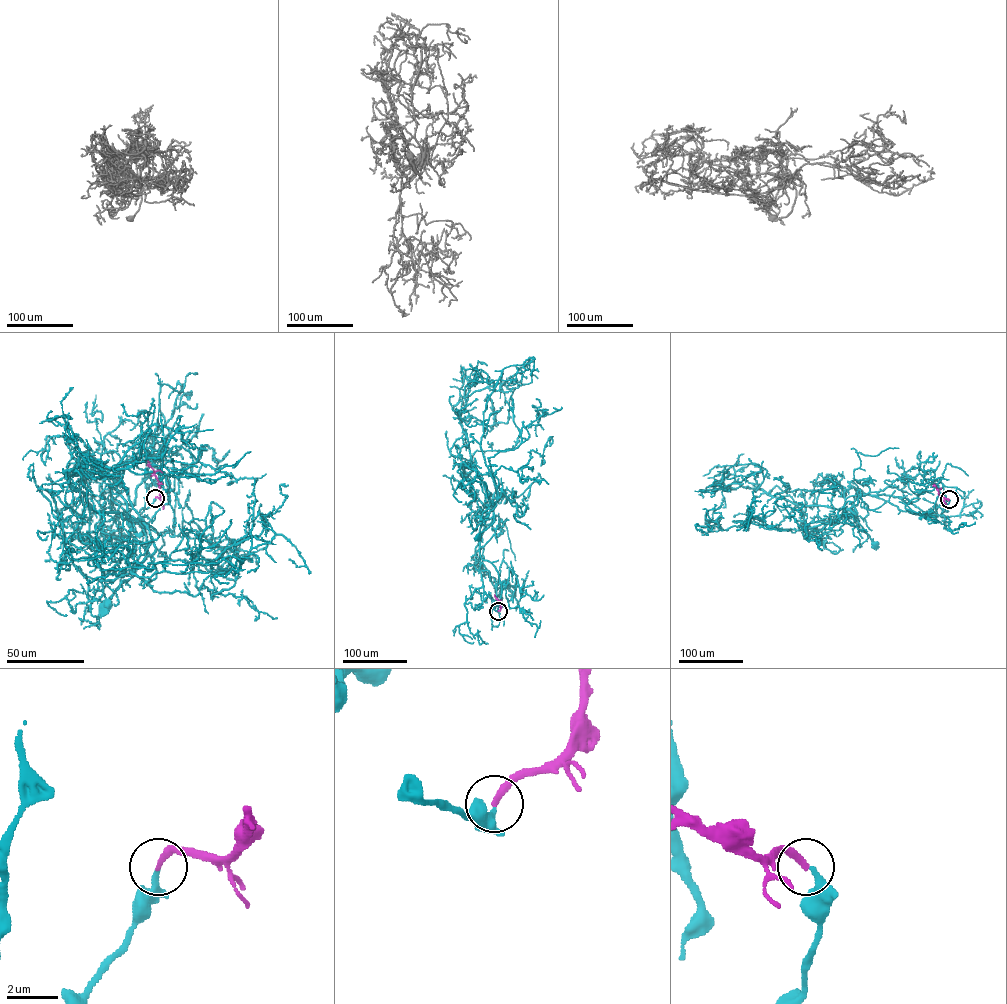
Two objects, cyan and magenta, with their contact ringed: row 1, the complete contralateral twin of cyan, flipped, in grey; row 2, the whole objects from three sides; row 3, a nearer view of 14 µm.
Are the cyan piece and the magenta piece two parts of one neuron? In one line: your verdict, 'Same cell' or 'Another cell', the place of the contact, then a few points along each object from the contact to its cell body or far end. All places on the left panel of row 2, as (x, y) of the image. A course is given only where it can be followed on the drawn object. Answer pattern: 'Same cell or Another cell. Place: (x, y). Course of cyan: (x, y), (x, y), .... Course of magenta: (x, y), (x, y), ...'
Another cell. Place: (155, 498). Course of cyan: (155, 498), (145, 508), (153, 452), (134, 504), (115, 500), (109, 485), (143, 522), (146, 547), (107, 606). Course of magenta: (155, 498), (160, 496), (159, 482), (148, 461)

